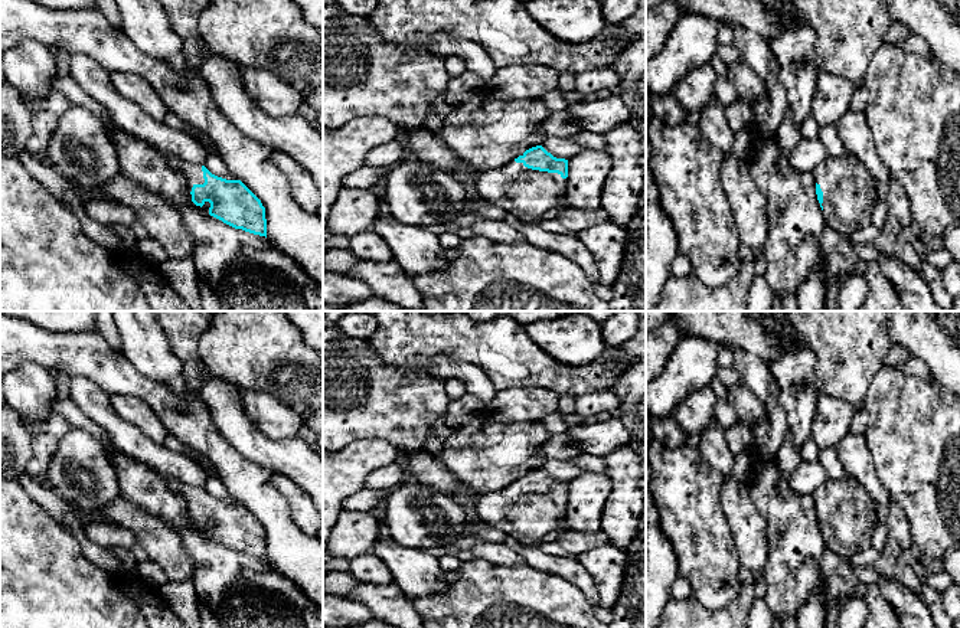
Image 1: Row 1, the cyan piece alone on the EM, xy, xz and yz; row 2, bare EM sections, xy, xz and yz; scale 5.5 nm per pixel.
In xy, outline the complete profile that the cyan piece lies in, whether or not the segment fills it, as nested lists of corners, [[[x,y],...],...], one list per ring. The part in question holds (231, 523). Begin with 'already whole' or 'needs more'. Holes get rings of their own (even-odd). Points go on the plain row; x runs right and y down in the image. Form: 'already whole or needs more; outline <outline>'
needs more; outline [[[169,477],[164,480],[169,488],[185,497],[192,524],[205,536],[235,552],[267,560],[265,530],[241,503],[226,503],[205,488],[189,487]]]

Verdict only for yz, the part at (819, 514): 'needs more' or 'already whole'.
needs more

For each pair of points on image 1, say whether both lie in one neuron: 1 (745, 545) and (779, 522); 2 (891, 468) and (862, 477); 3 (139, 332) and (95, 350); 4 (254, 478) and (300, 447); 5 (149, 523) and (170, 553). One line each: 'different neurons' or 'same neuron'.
1: different neurons
2: different neurons
3: different neurons
4: different neurons
5: same neuron

